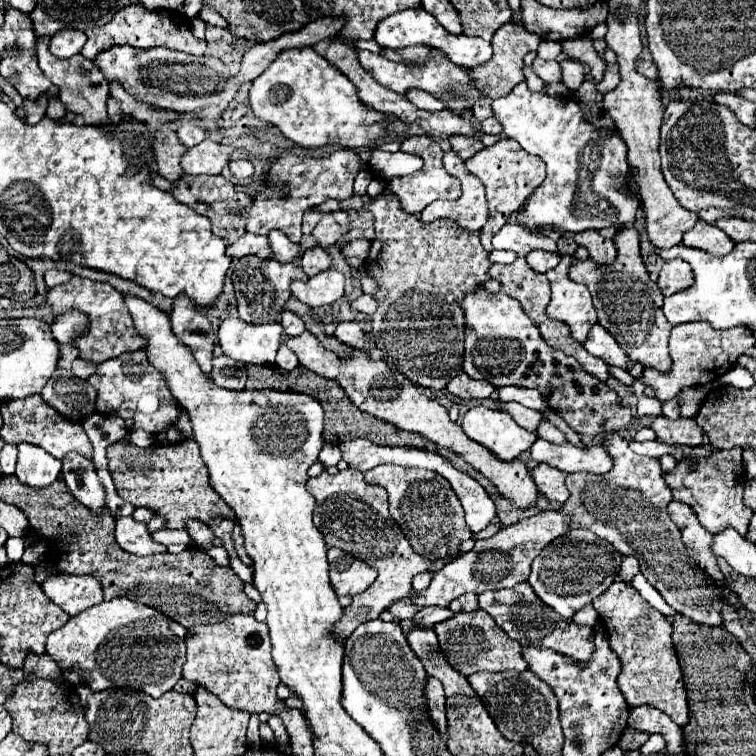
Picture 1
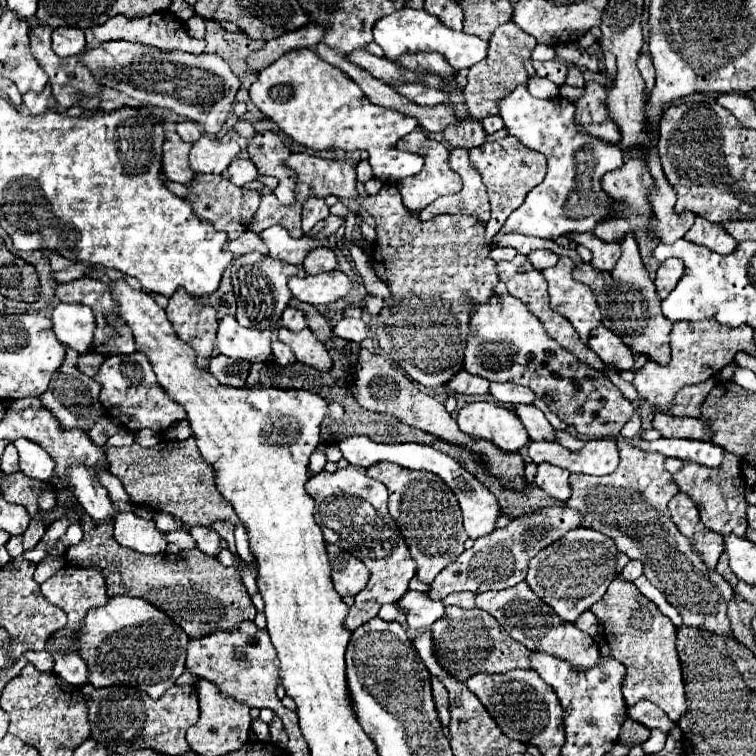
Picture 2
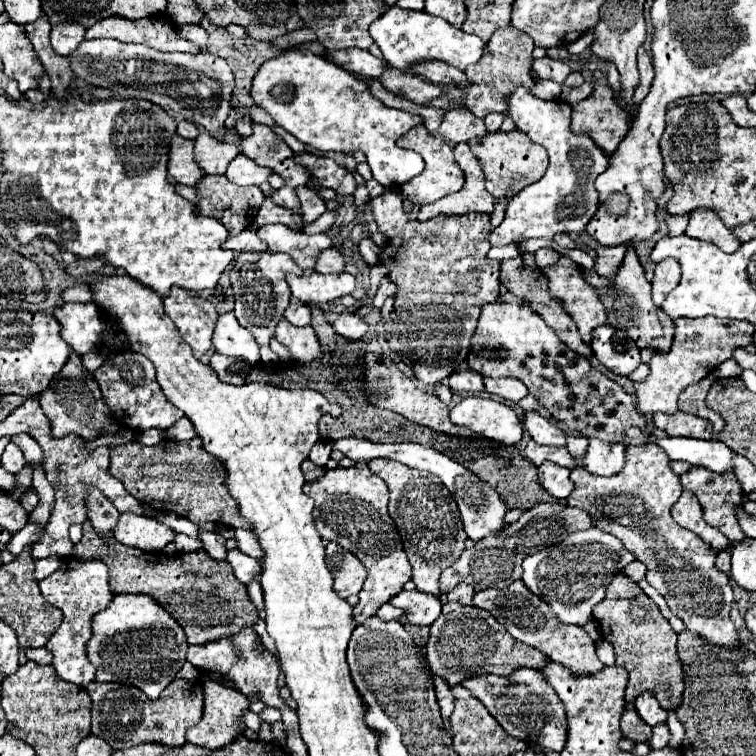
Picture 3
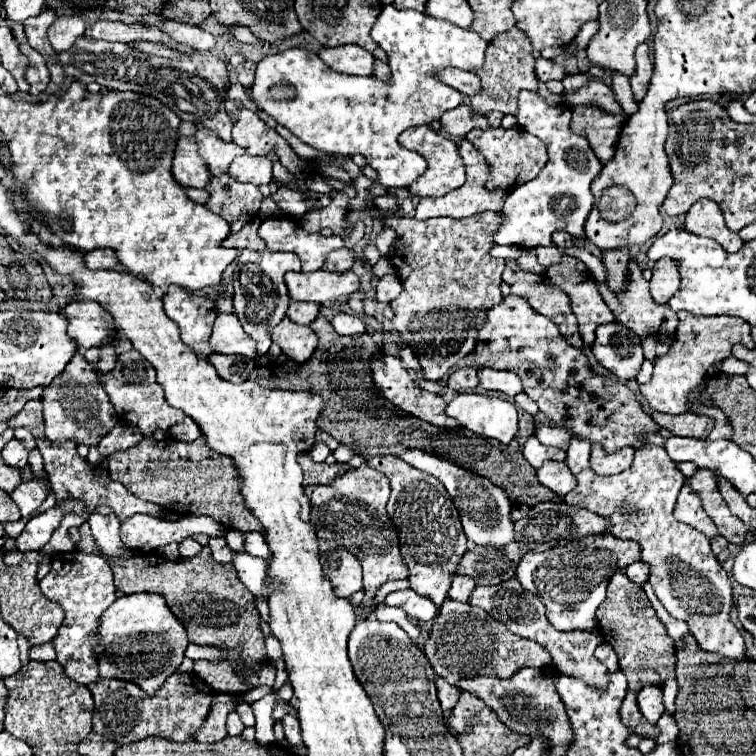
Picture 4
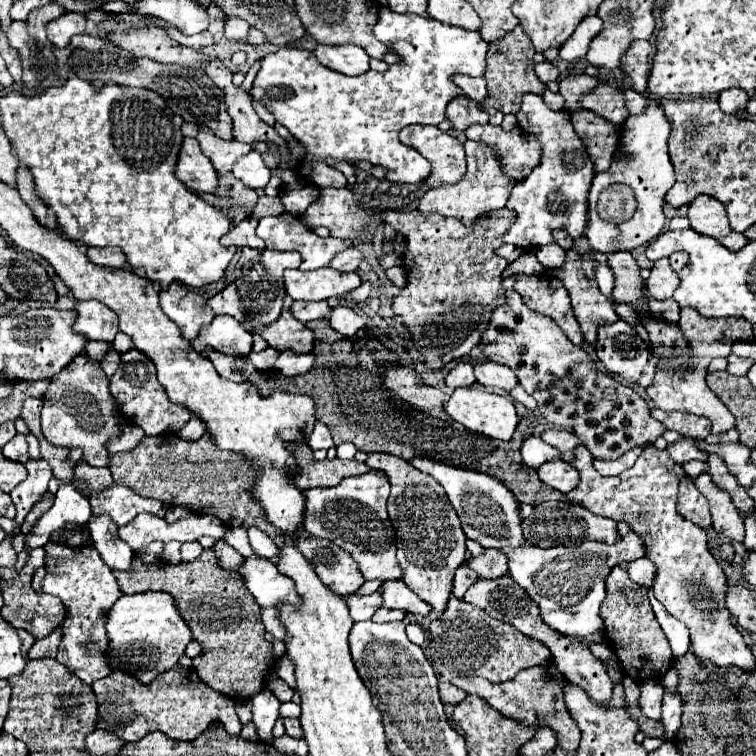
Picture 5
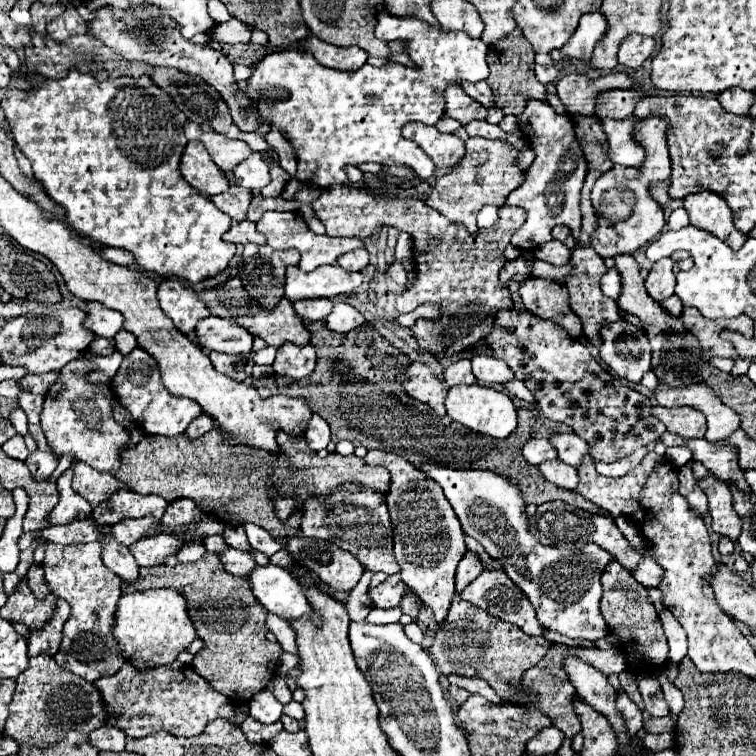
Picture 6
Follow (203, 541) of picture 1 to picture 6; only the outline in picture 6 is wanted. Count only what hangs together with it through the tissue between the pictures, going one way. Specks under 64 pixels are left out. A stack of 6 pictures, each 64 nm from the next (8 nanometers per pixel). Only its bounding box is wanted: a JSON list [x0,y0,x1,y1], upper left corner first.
[220,548,256,576]

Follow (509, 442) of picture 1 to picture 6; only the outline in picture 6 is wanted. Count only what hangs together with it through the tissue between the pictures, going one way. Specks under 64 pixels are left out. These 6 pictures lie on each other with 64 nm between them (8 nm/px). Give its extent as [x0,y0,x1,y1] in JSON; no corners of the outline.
[446,384,516,438]

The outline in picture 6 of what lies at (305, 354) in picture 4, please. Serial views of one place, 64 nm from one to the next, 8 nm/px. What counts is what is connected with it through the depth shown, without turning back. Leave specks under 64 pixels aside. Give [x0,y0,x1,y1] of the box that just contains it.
[196,276,310,346]

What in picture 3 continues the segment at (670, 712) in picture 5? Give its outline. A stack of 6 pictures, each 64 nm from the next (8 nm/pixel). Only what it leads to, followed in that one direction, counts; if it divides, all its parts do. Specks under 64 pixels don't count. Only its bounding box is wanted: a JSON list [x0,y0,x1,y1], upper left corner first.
[648,724,670,750]

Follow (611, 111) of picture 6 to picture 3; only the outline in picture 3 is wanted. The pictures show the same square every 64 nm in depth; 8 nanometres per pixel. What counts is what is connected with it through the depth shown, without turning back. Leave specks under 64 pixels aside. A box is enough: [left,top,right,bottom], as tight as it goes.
[560,82,594,106]

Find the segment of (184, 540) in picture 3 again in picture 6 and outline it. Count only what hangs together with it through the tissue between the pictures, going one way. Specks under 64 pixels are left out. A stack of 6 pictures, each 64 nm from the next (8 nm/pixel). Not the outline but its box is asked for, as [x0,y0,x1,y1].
[176,542,206,562]

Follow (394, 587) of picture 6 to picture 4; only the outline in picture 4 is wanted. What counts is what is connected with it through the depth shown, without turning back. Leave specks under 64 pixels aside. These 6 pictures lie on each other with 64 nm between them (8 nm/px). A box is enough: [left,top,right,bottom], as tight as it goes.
[384,590,436,622]

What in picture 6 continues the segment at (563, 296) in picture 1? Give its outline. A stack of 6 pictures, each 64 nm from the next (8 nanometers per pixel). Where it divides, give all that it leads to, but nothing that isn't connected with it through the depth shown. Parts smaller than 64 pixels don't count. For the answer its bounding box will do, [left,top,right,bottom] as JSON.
[564,246,620,340]

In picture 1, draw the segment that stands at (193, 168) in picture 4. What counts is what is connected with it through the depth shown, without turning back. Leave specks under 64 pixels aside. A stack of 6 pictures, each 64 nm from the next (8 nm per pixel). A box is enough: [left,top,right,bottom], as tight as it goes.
[156,130,186,182]

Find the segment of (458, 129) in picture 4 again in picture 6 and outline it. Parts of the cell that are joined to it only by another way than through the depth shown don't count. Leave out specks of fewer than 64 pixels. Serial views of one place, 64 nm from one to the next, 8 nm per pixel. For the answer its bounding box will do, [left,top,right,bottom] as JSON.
[444,82,488,124]

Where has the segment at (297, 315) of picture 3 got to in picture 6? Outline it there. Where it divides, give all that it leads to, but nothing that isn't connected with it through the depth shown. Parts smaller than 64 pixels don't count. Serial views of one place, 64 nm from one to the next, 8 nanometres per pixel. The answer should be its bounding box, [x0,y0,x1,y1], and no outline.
[294,298,334,320]

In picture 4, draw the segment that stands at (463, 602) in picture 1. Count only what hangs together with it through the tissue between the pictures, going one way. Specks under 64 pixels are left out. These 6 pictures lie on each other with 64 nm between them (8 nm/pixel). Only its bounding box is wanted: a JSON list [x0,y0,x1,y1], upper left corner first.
[448,574,476,602]

